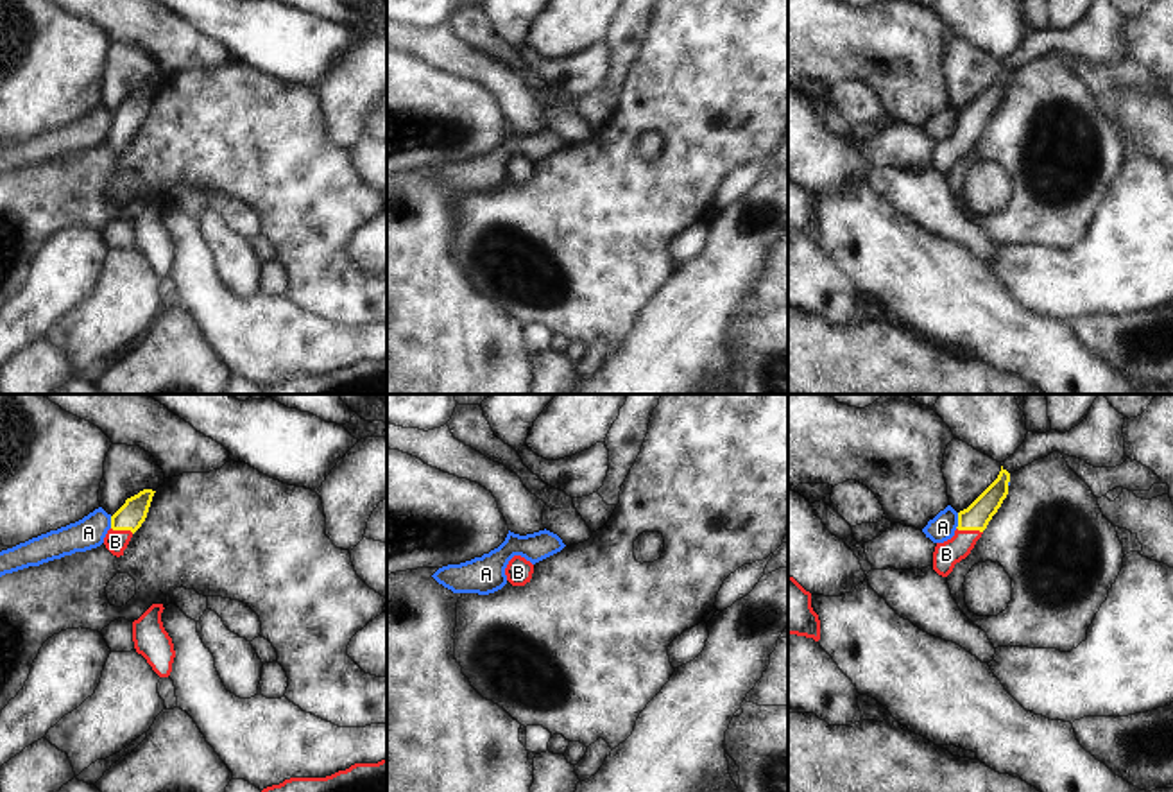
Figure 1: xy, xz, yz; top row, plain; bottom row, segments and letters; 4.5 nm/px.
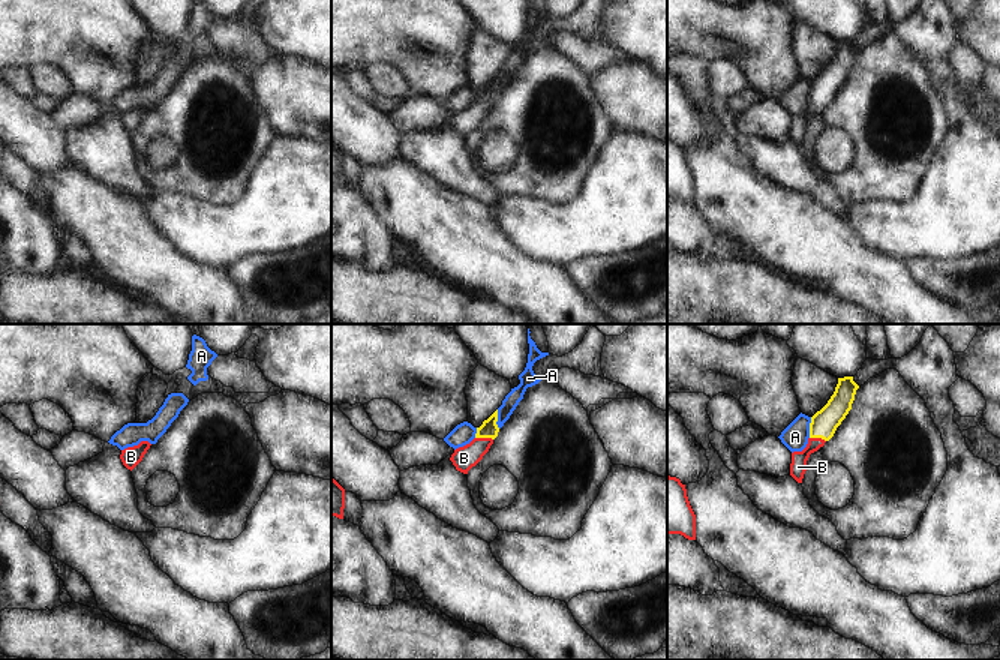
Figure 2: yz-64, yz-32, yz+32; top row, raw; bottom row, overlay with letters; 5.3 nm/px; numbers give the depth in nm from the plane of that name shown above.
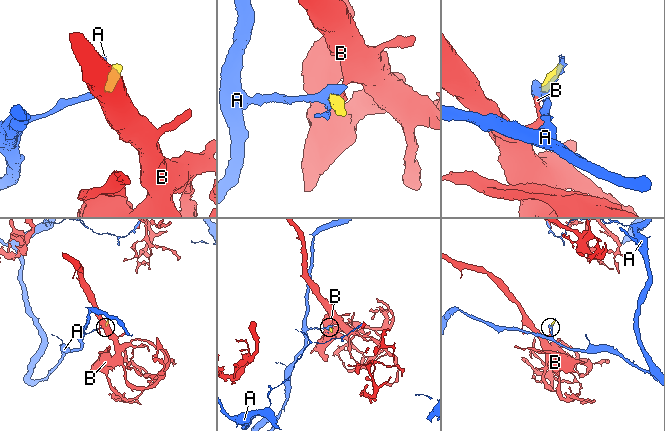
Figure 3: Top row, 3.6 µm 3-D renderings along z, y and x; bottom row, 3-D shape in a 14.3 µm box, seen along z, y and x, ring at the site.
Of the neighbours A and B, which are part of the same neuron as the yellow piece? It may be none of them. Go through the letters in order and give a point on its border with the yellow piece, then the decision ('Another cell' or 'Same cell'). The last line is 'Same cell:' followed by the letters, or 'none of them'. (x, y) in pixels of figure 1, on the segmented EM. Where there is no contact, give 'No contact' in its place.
A: Touches yellow at yz (958, 520). Another cell
B: Touches yellow at yz (969, 529). Same cell
Same cell: B.

